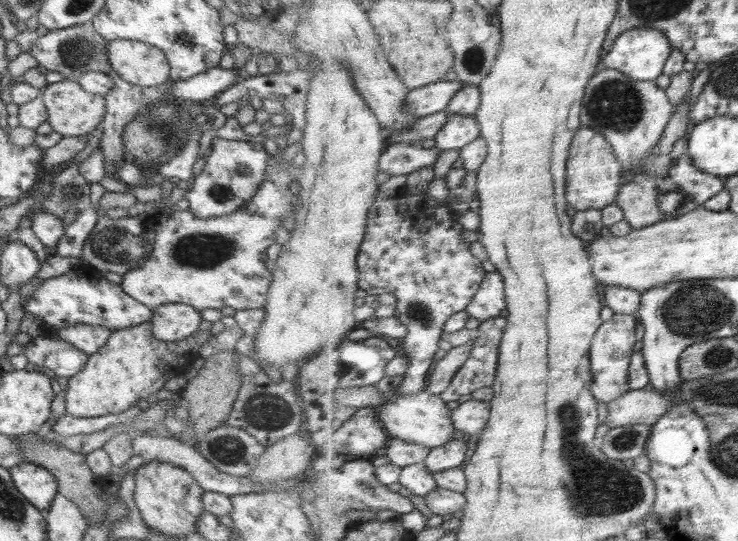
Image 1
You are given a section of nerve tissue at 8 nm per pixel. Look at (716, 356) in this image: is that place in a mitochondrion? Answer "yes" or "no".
yes

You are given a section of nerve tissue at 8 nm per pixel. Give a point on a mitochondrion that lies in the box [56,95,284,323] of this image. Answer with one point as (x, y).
(199, 251)

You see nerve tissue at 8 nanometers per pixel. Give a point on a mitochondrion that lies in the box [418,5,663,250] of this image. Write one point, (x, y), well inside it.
(616, 105)

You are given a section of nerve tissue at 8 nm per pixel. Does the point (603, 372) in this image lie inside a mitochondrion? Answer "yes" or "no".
no

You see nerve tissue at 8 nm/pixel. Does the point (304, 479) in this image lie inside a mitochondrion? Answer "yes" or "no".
no

